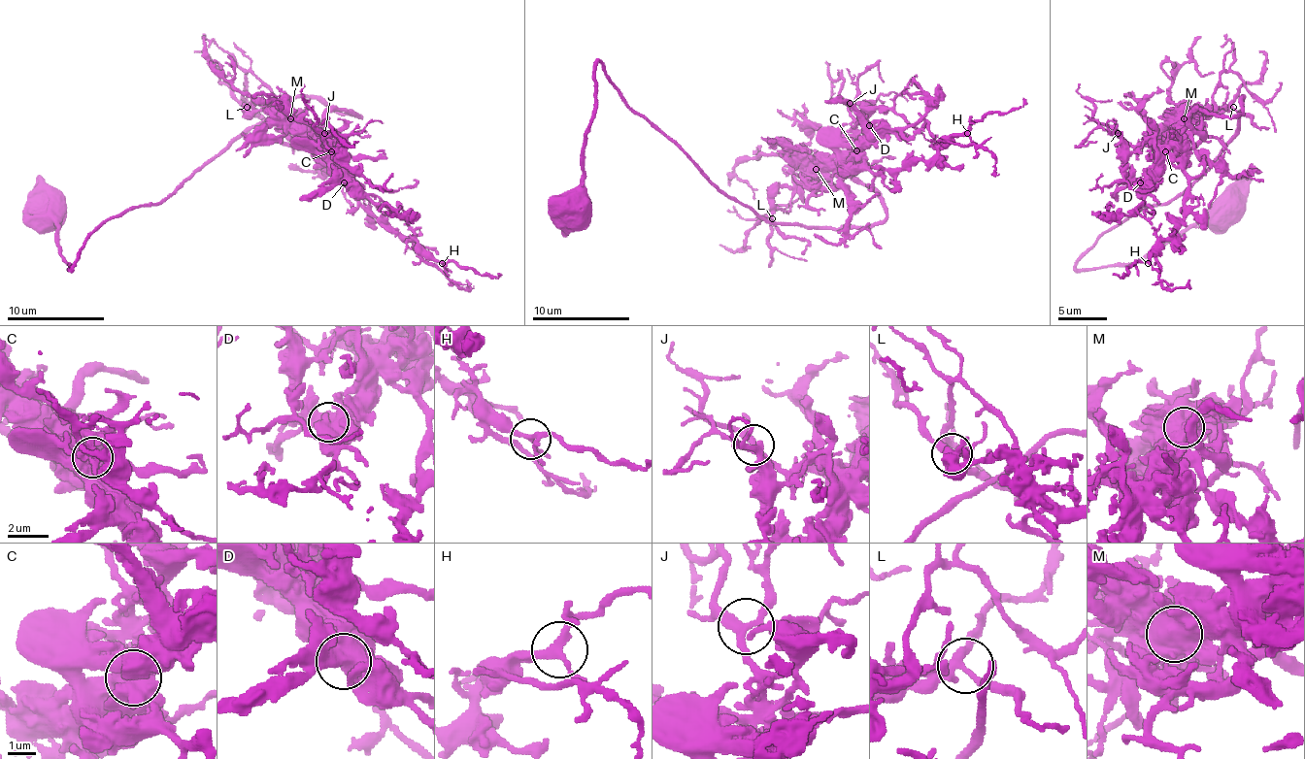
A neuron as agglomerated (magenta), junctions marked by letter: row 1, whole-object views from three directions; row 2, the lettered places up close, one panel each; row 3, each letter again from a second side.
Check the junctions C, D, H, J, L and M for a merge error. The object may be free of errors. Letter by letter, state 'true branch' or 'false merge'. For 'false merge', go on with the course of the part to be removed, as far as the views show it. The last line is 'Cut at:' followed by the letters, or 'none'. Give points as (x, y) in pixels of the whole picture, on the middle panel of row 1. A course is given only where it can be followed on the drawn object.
C: true branch
D: true branch
H: true branch
J: true branch
L: true branch
M: true branch
Cut at: none

